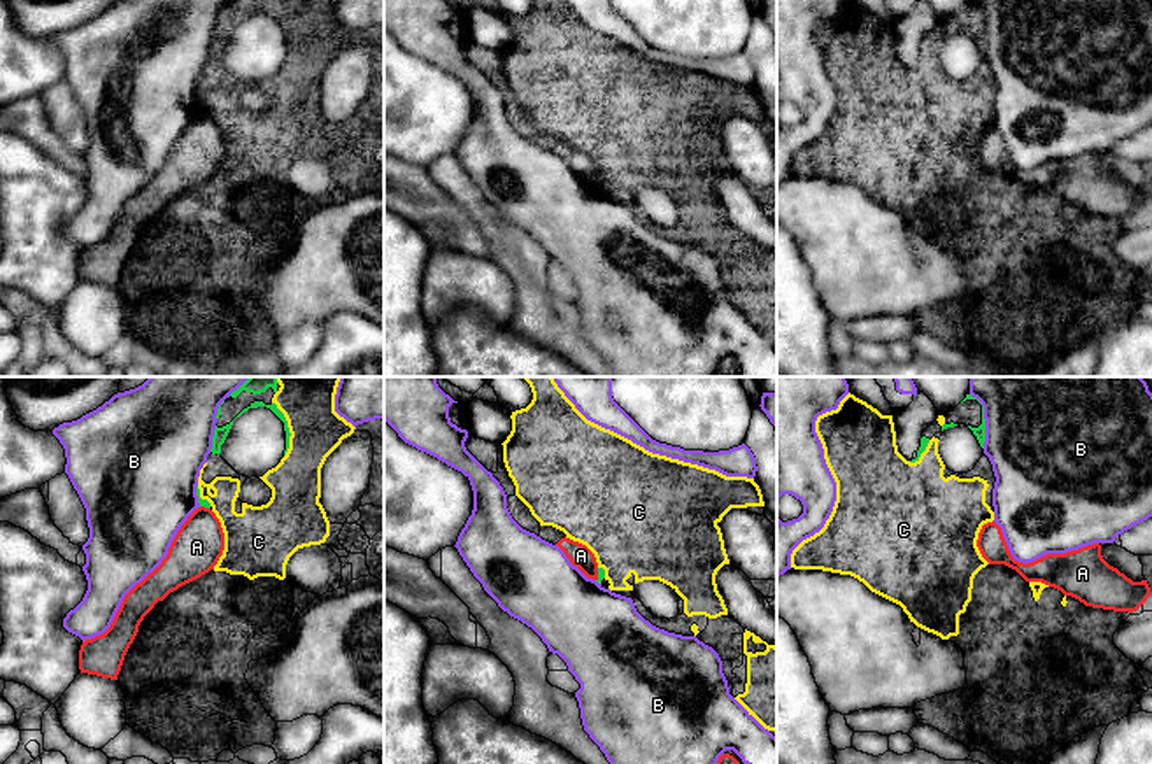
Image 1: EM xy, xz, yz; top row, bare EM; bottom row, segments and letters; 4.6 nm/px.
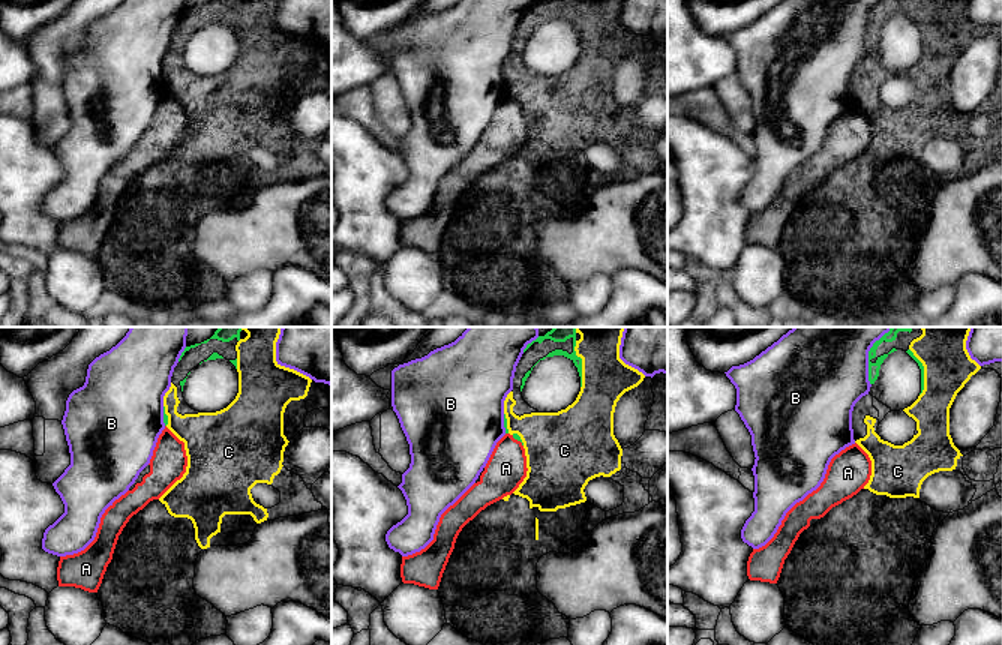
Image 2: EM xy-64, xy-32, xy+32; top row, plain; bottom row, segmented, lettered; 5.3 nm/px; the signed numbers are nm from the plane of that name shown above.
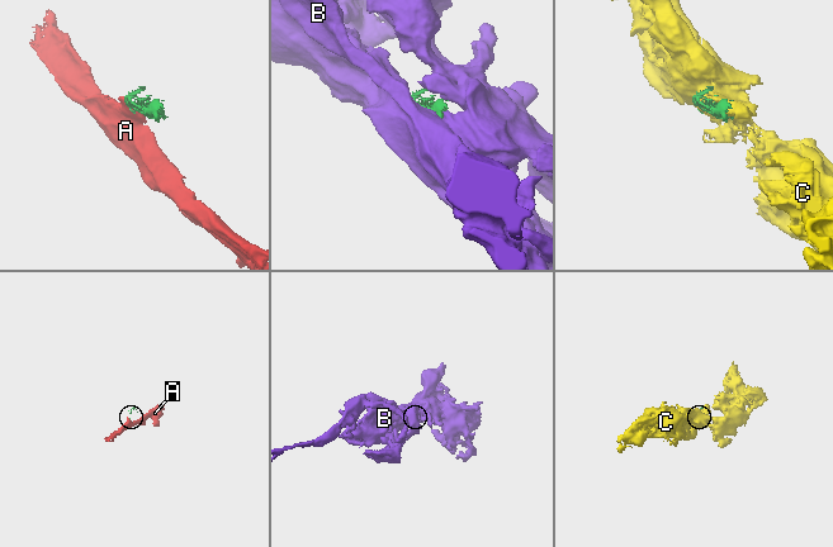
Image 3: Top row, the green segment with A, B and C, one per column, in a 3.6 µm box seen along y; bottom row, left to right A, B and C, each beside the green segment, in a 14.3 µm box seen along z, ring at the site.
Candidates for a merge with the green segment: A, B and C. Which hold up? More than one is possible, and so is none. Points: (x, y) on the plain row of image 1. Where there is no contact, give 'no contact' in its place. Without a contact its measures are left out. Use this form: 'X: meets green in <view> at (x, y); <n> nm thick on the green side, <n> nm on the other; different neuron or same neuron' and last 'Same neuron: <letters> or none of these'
A: meets green in xz at (598, 183); 30 nm thick on the green side, 100 nm on the other; different neuron
B: meets green in yz at (984, 28); 50 nm thick on the green side, 440 nm on the other; different neuron
C: meets green in xy at (288, 37); 40 nm thick on the green side, 240 nm on the other; same neuron
Same neuron: C

